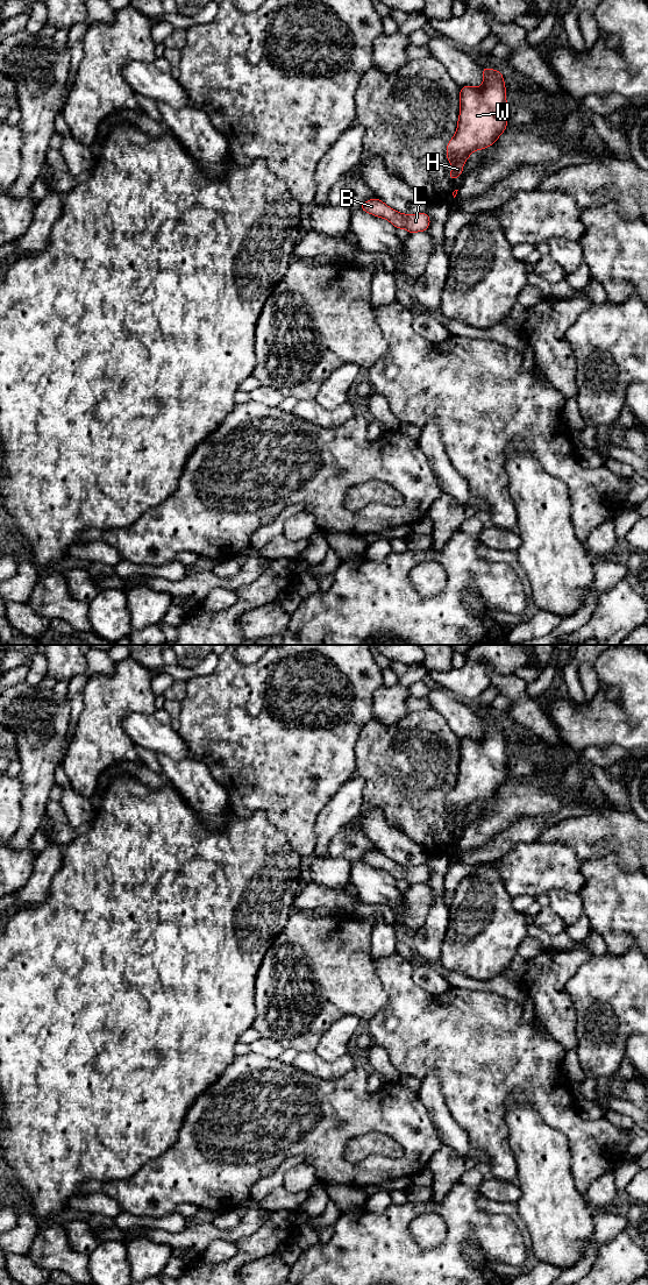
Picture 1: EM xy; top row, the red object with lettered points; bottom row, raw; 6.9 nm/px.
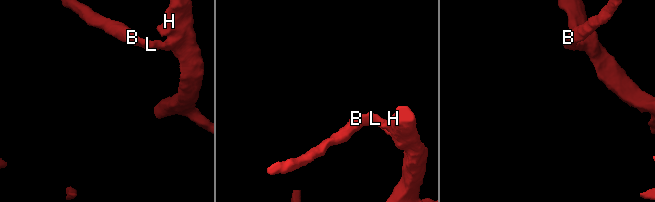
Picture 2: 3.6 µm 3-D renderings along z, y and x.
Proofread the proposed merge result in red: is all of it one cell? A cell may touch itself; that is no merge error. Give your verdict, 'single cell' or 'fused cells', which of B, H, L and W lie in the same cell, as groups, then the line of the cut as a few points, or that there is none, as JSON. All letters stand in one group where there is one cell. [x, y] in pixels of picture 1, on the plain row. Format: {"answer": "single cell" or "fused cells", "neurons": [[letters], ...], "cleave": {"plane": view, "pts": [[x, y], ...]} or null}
{"answer": "single cell", "neurons": [["B", "H", "L", "W"]], "cleave": null}

